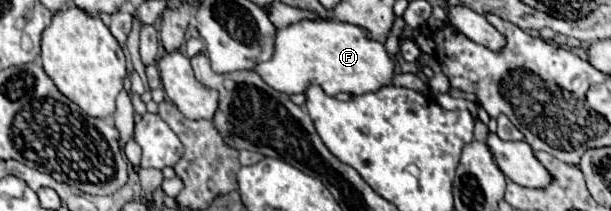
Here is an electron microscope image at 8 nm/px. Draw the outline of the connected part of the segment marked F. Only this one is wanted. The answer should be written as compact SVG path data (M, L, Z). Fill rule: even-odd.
M298 20L276 30L274 54L268 62L252 68L274 90L294 96L304 94L312 84L320 86L328 96L338 92L366 94L392 84L394 62L388 58L384 44L368 40L362 28L336 20Z

